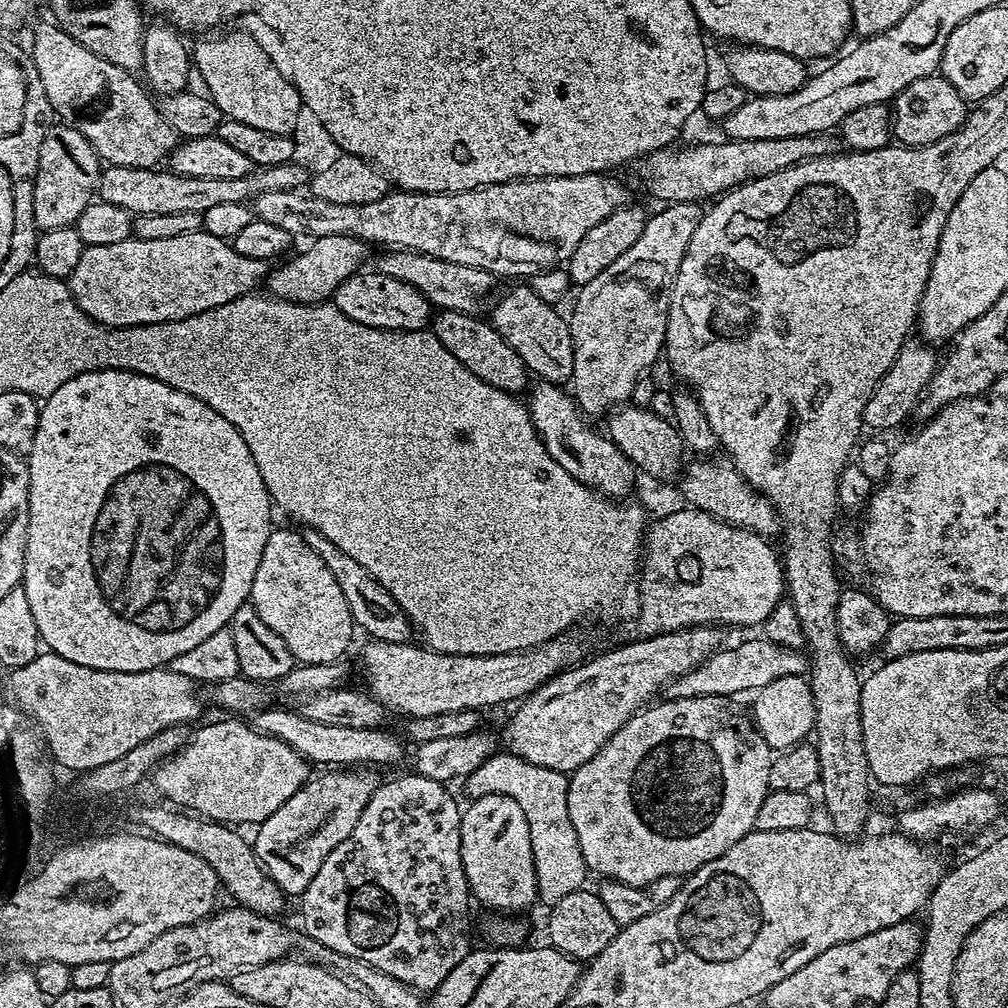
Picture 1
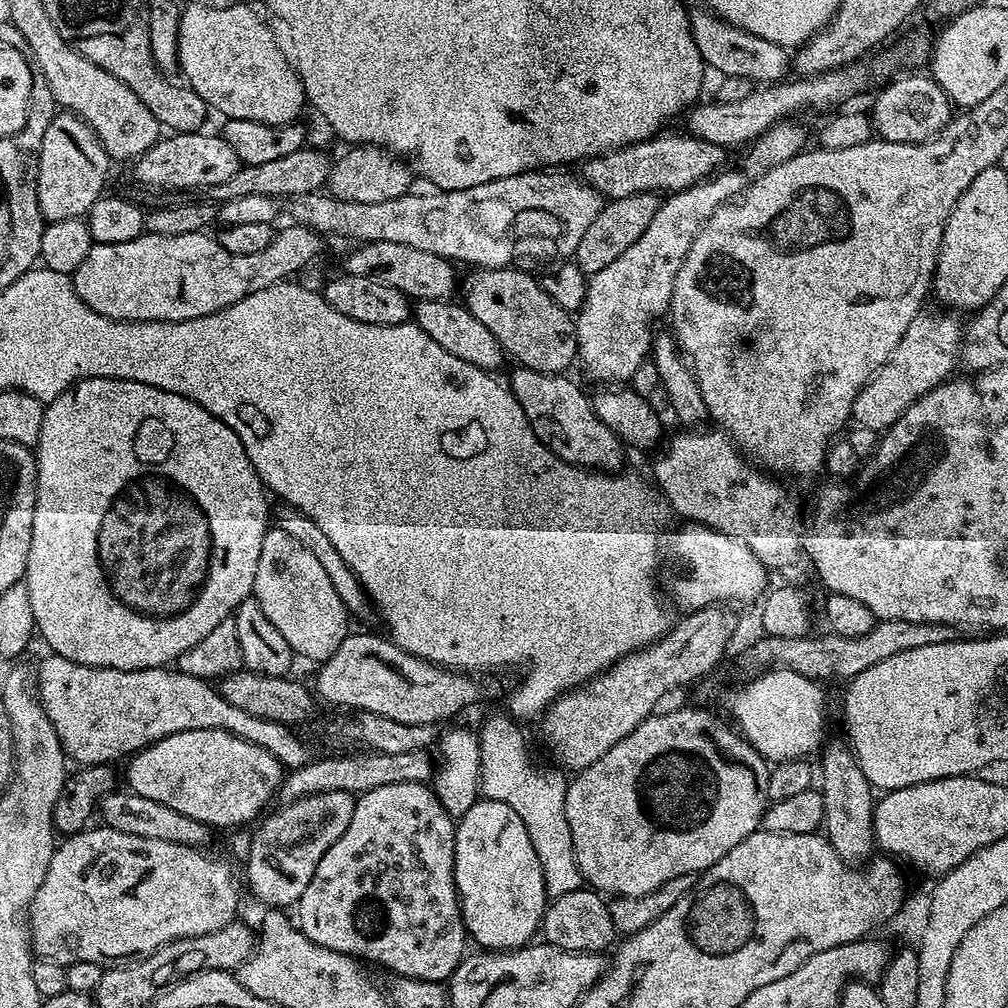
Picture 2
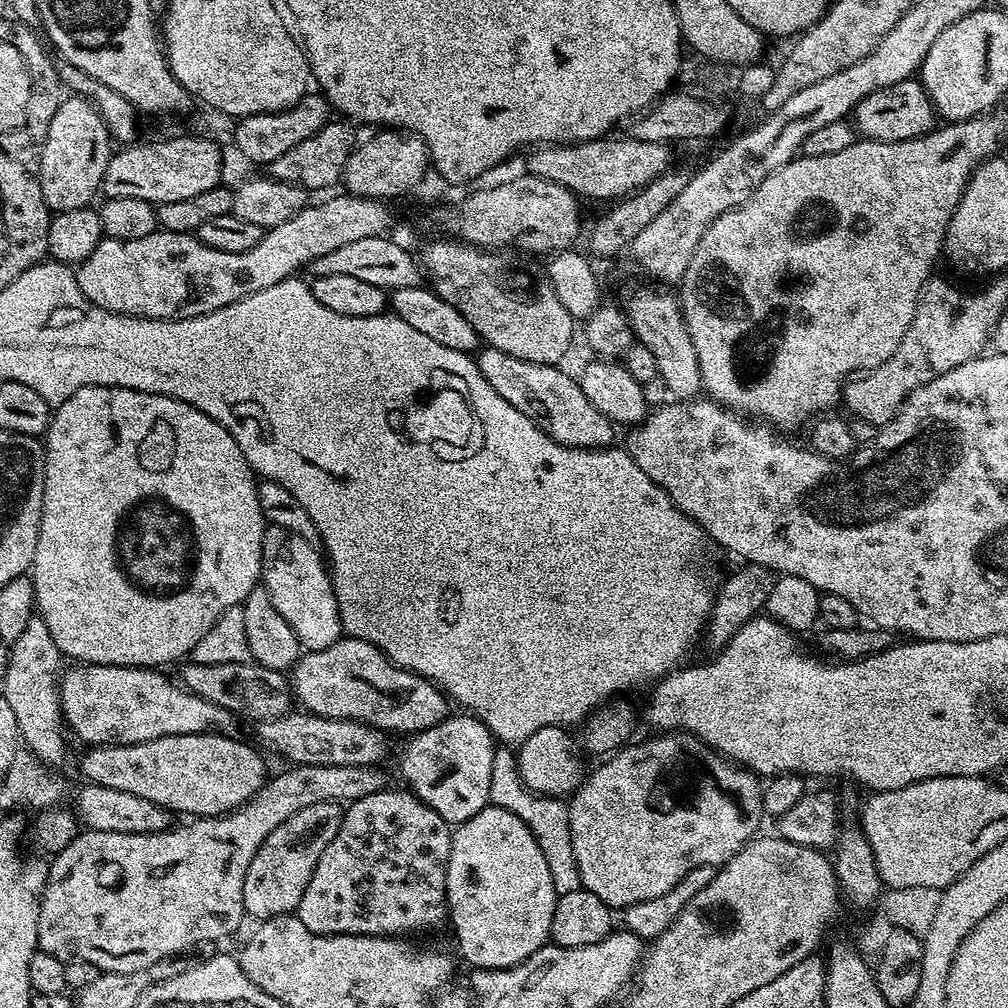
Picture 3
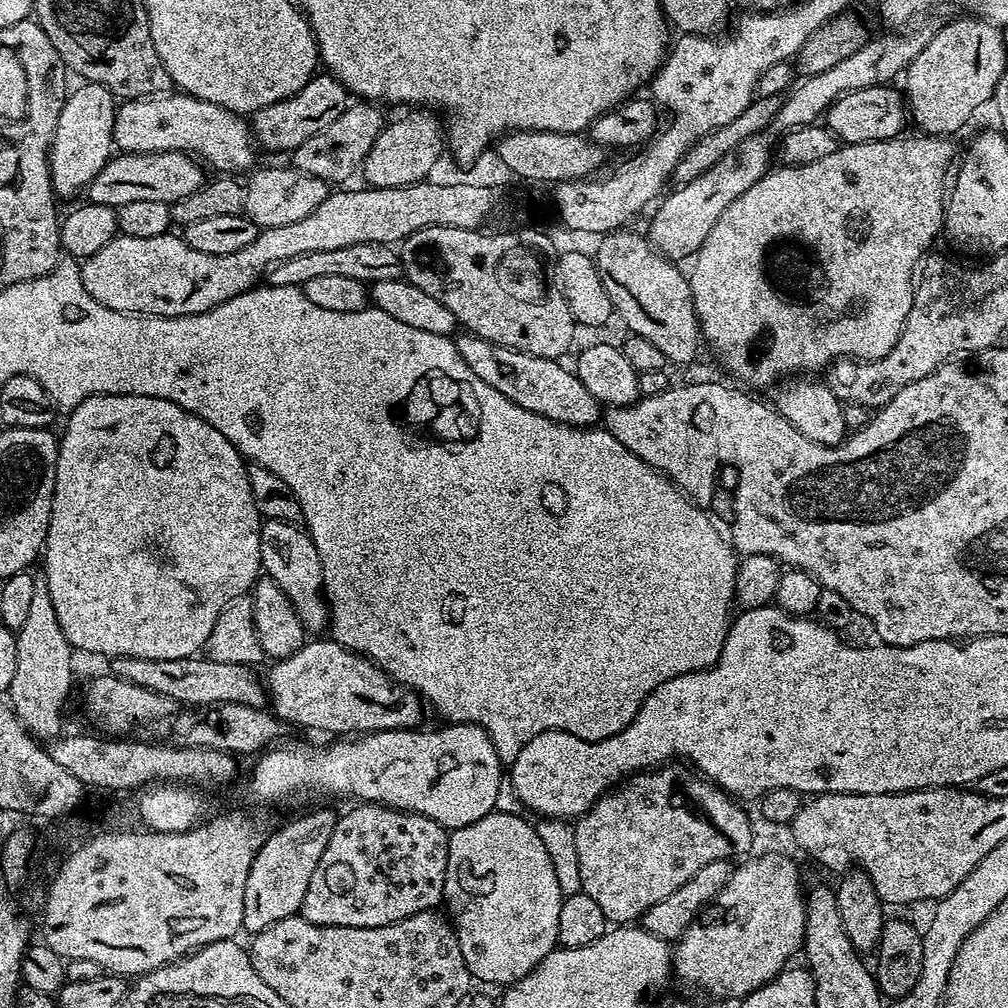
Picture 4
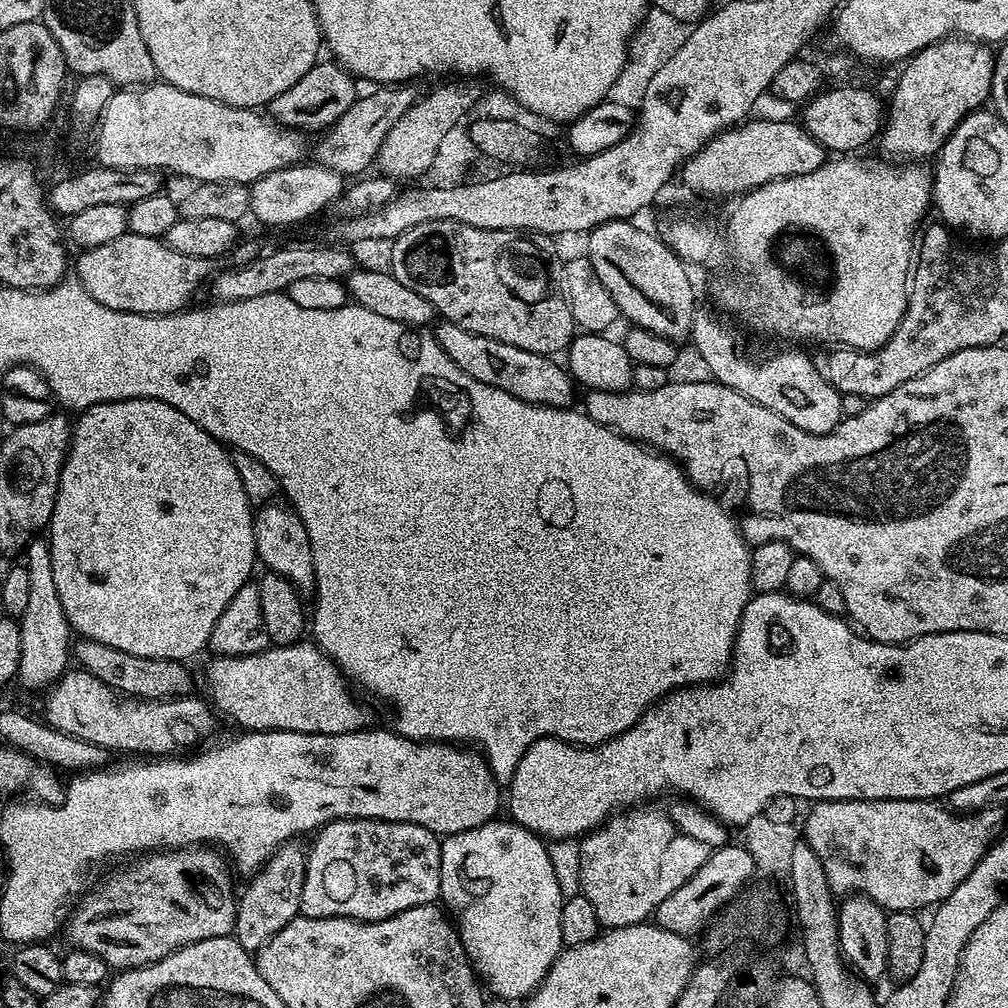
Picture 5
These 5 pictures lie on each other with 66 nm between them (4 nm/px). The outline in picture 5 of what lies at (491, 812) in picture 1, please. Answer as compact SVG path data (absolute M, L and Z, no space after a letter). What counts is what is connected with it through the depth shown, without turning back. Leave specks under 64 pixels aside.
M508 818L441 839L440 900L460 934L472 971L493 997L520 1002L531 996L562 951L562 906L566 898L553 880L548 847L541 837Z

